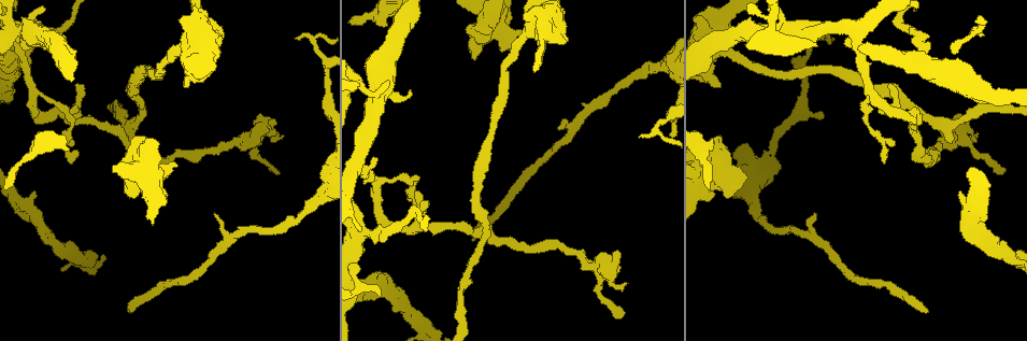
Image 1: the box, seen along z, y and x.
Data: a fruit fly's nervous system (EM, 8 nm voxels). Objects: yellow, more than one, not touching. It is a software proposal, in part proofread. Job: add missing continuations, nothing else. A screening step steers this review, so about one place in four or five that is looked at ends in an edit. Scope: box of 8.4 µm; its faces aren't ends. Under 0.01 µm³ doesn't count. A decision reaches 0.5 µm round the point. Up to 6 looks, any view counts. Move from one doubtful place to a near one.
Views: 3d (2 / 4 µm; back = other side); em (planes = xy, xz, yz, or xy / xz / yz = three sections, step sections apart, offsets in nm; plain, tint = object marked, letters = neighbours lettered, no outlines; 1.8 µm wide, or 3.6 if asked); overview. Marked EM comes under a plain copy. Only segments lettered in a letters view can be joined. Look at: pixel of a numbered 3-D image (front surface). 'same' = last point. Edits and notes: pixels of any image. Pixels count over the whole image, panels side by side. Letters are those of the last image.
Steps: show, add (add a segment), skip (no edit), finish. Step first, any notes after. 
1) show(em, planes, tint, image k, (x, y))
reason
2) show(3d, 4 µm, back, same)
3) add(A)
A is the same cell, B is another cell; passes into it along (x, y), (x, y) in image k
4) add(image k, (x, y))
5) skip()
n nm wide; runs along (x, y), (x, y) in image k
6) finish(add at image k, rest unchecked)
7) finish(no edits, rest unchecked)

show(3d, 2 µm, image 1, (952, 143))
branch stops here

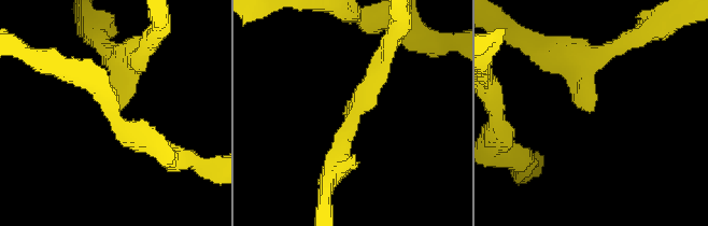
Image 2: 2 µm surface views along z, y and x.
show(em, 3.6 µm, xy, step 16, letters, image 2, (592, 109))
need the tissue

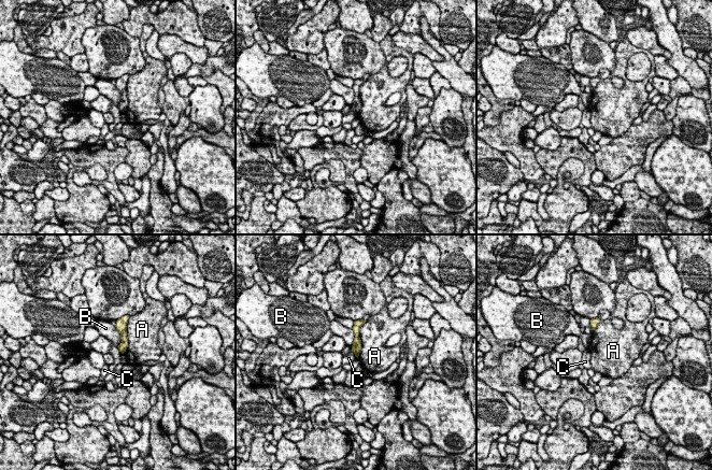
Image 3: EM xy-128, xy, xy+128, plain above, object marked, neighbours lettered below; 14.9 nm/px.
show(em, 3.6 µm, planes, letters, same)

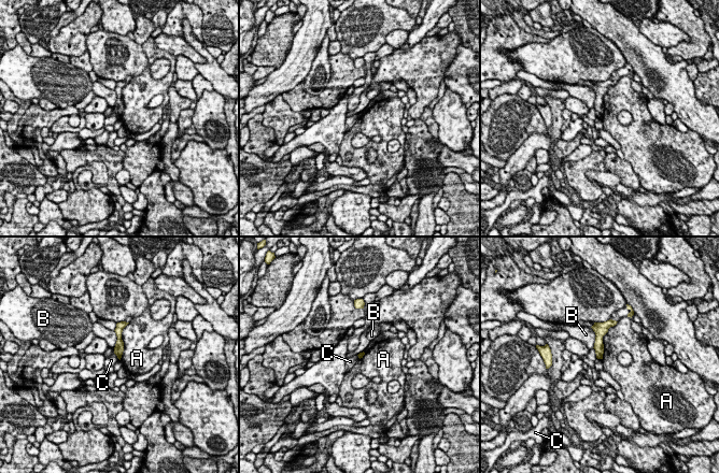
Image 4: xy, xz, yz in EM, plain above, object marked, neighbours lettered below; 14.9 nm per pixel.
skip()
A, B and C are other cells; border along (617, 324), (603, 337), (602, 358) in image 4; no lettered segment goes on from it

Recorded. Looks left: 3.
show(3d, 2 µm, image 1, (372, 88))
thin arm on a thick one

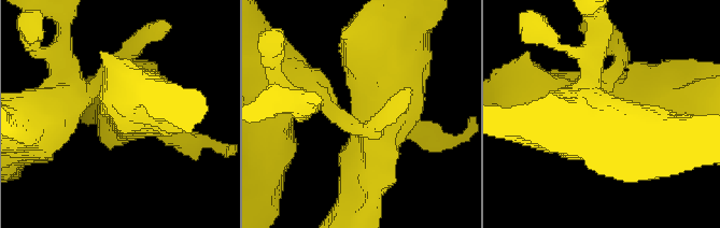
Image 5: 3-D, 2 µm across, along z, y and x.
show(em, planes, tint, image 5, (355, 106))
shape alone is not enough

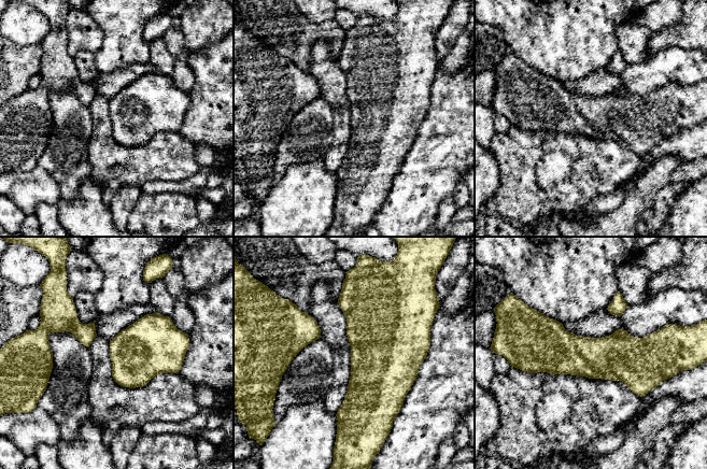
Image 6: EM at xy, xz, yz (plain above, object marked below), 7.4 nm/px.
show(em, planes, letters, same)
what lies round it

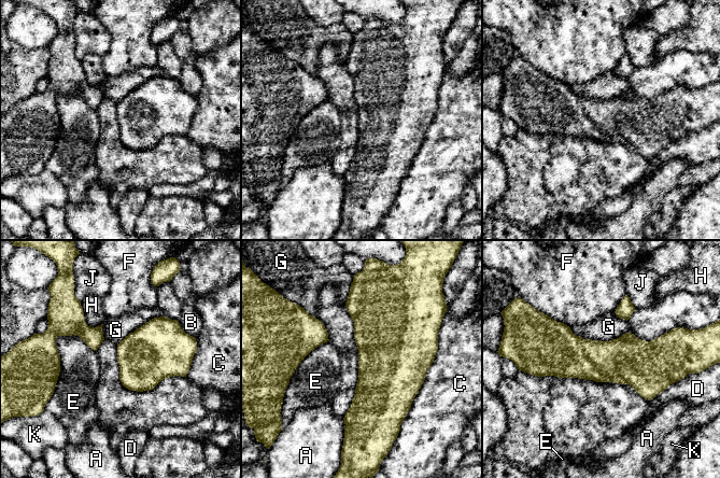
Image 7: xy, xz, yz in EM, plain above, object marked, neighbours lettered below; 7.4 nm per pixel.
skip()
A, B, C, D, E, F, G, H, J and K are other cells; runs along (538, 355), (667, 366) in image 7; none of them fits

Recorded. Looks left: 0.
finish(no edits, rest unchecked)

